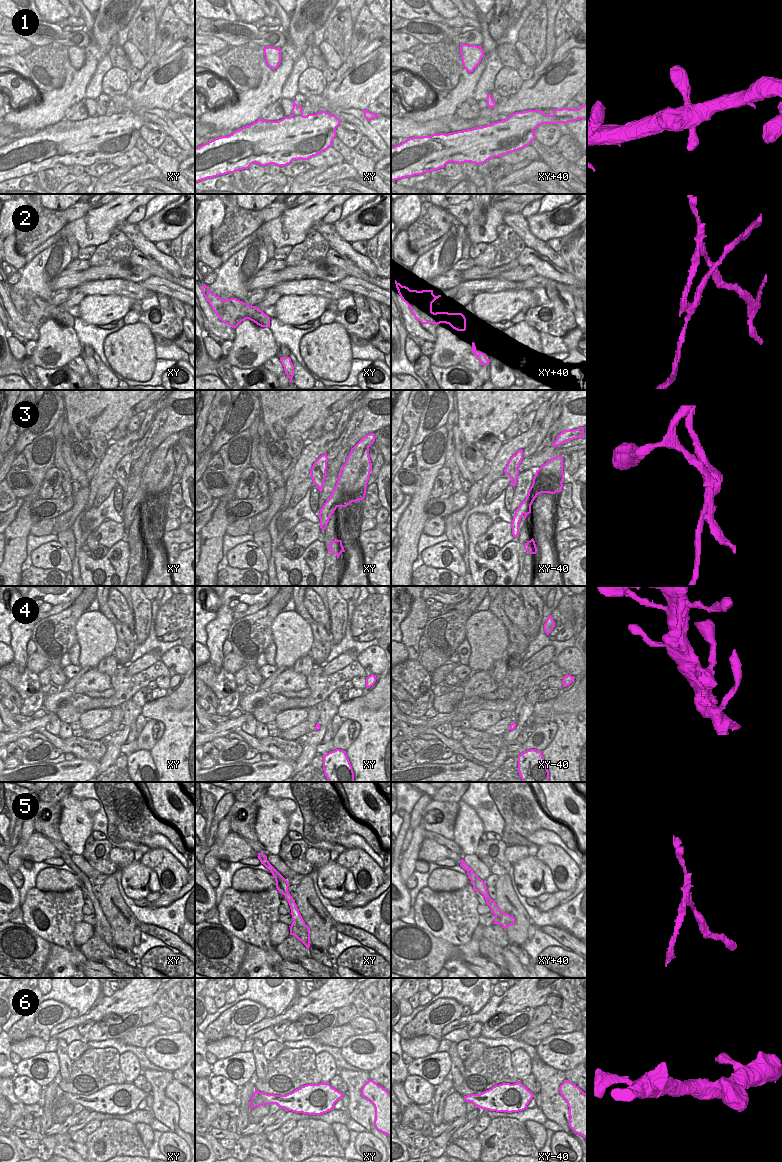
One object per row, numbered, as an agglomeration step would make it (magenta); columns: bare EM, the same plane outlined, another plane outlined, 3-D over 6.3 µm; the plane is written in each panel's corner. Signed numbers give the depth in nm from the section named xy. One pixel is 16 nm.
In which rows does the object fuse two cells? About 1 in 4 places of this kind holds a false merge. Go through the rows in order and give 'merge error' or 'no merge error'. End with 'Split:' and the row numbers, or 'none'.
1: no merge error
2: merge error
3: merge error
4: merge error
5: no merge error
6: no merge error
Split: 2, 3, 4

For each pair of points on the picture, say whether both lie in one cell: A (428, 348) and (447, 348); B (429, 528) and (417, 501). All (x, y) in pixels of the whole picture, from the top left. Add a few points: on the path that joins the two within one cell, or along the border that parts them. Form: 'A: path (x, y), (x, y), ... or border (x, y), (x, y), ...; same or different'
A: border (434, 343), (434, 349), (429, 356); different
B: border (428, 519), (422, 532); different

